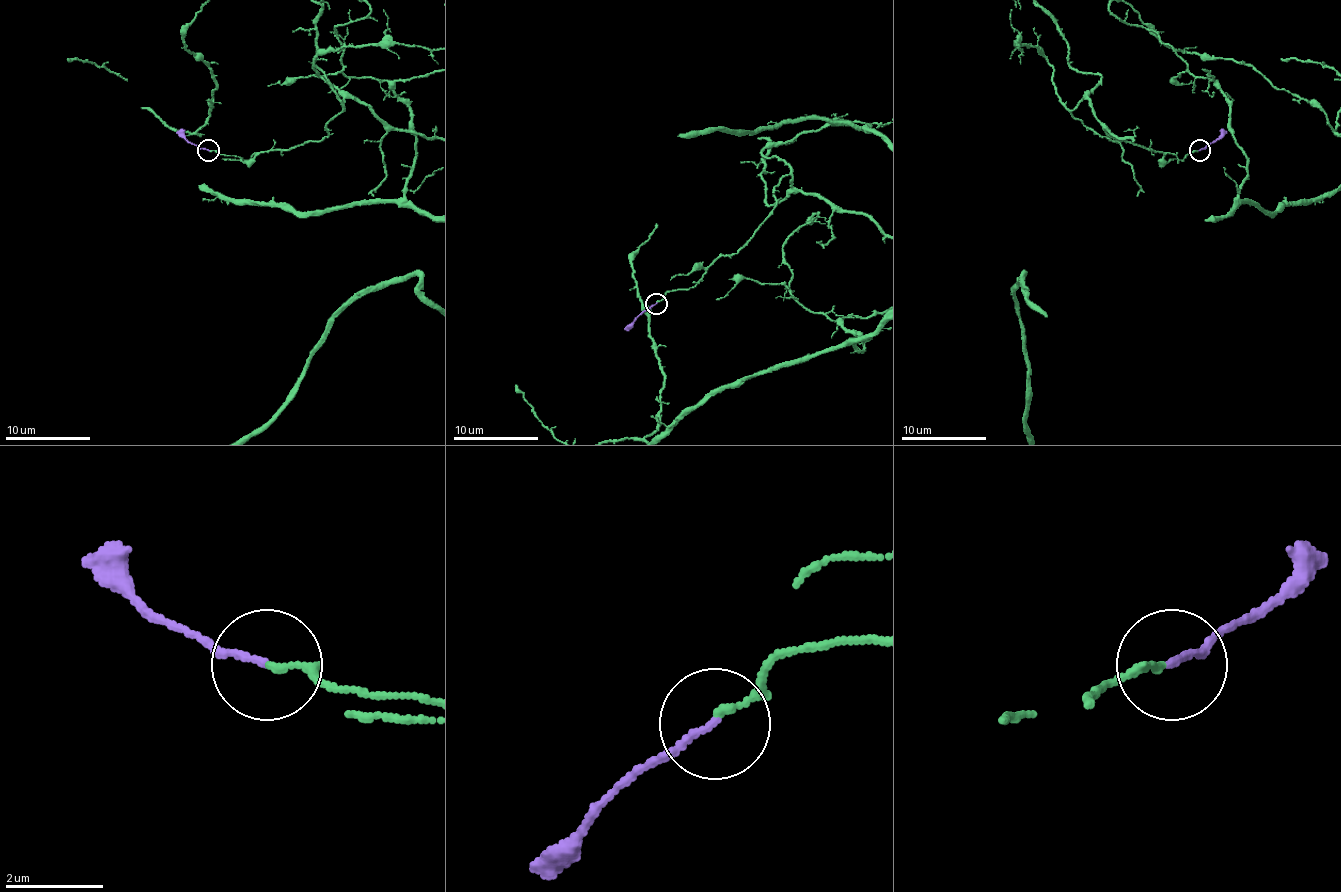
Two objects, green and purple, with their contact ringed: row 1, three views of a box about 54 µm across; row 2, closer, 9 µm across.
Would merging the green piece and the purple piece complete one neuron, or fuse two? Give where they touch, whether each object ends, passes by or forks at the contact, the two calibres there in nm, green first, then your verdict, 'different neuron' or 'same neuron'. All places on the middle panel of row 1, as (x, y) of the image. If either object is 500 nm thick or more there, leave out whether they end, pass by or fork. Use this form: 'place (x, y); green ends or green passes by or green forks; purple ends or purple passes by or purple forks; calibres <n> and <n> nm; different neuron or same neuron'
place (656, 303); green ends; purple ends; calibres 140 and 120 nm; same neuron

